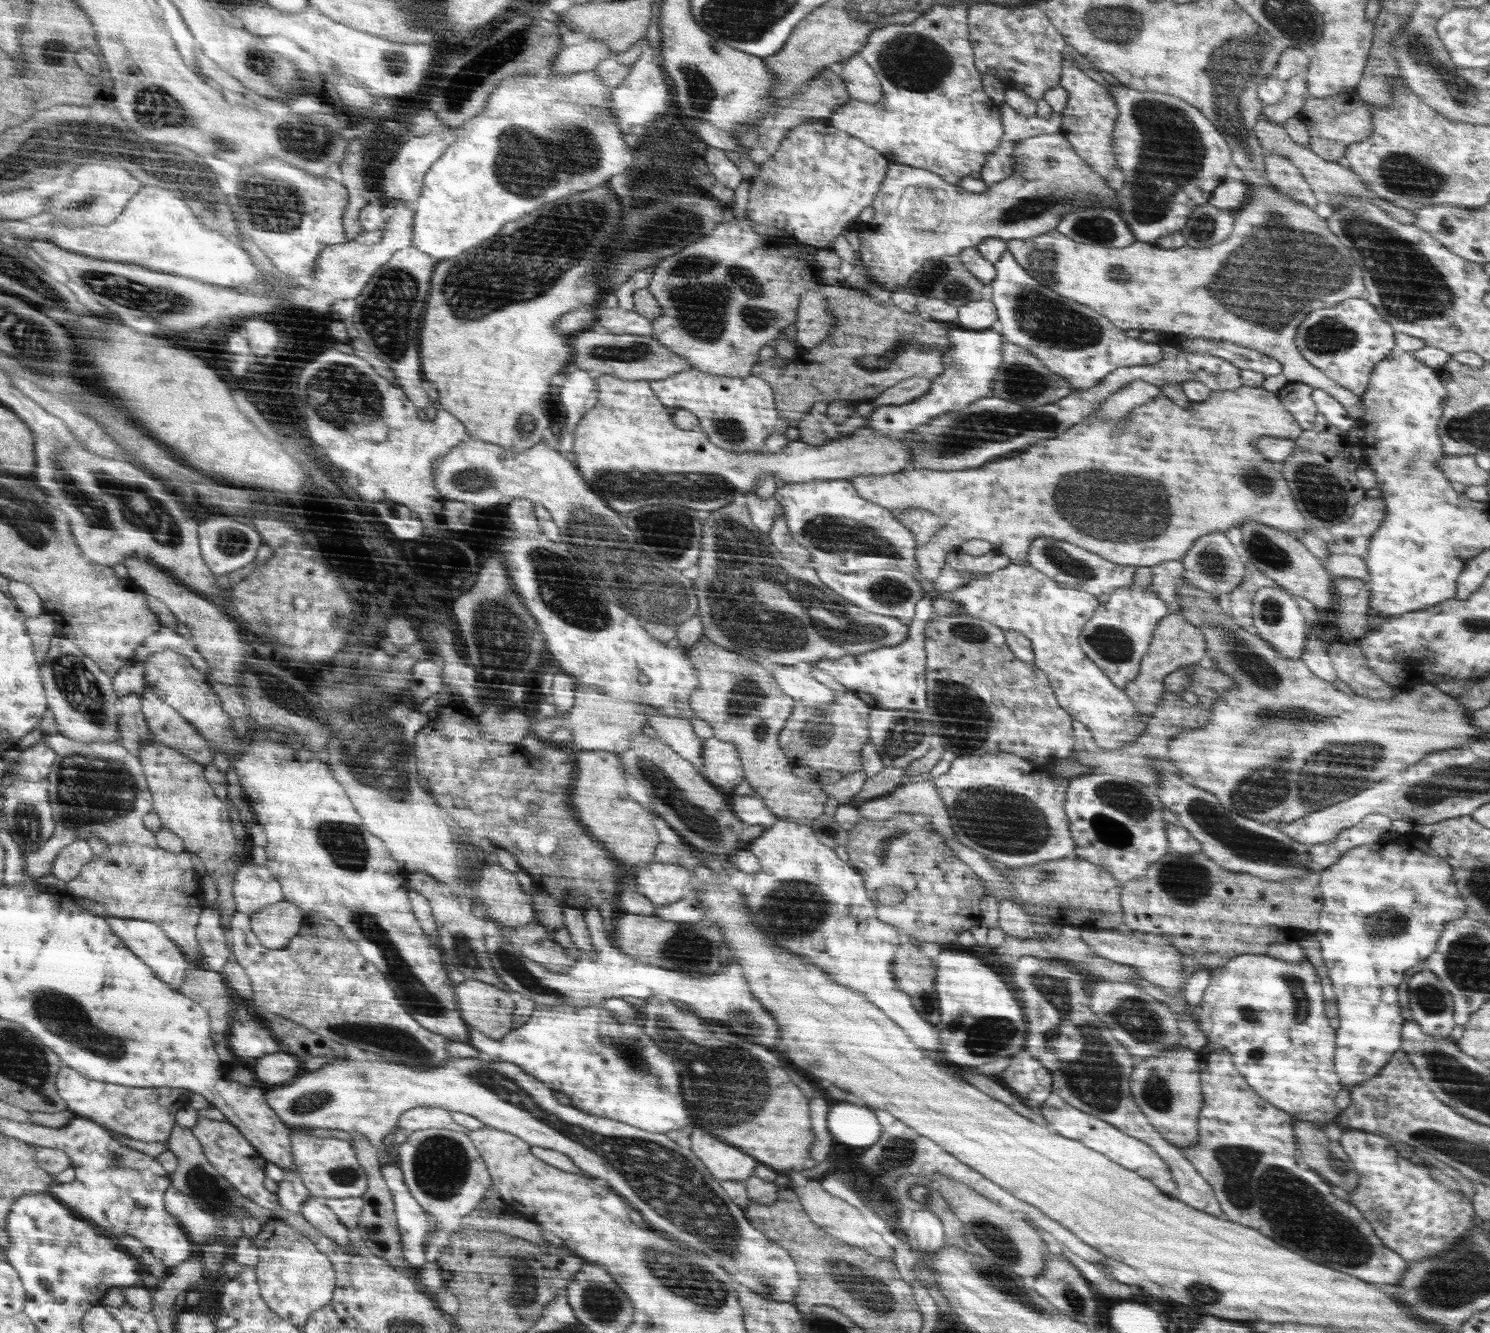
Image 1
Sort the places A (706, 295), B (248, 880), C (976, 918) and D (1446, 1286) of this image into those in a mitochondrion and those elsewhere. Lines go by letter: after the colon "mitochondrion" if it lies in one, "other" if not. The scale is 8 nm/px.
A: mitochondrion
B: other
C: other
D: mitochondrion

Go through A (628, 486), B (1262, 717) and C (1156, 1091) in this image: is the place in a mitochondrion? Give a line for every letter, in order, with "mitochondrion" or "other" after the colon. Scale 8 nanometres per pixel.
A: mitochondrion
B: mitochondrion
C: mitochondrion

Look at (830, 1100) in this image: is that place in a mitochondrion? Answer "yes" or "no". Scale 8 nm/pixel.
no

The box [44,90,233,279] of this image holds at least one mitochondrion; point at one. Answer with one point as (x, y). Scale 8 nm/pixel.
(200, 188)

